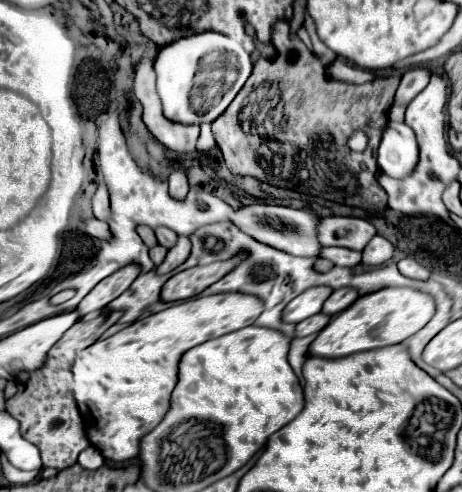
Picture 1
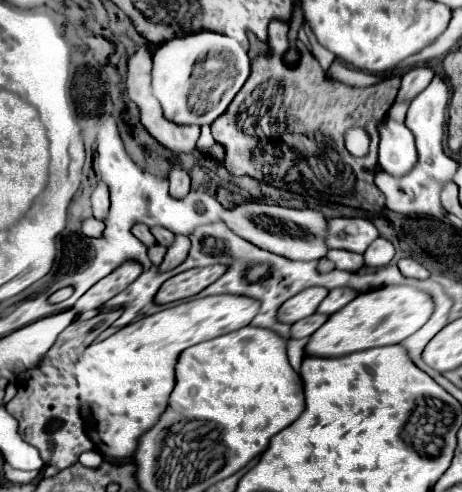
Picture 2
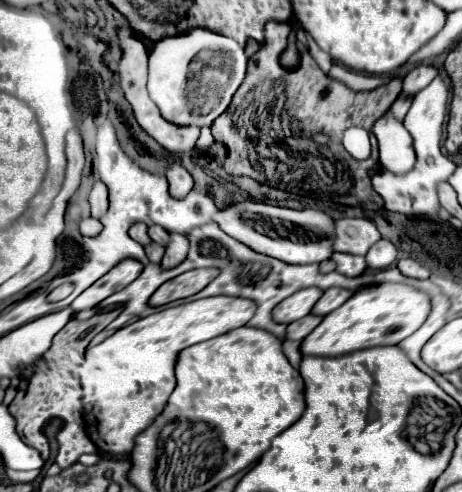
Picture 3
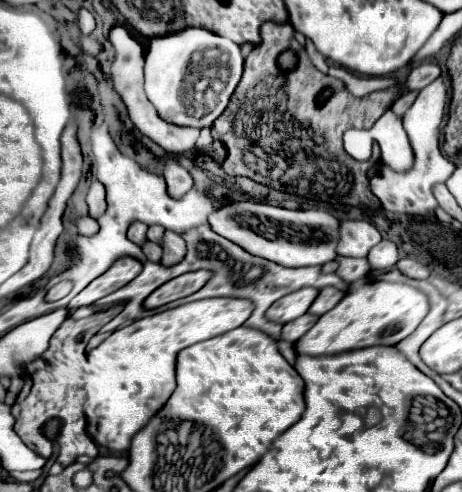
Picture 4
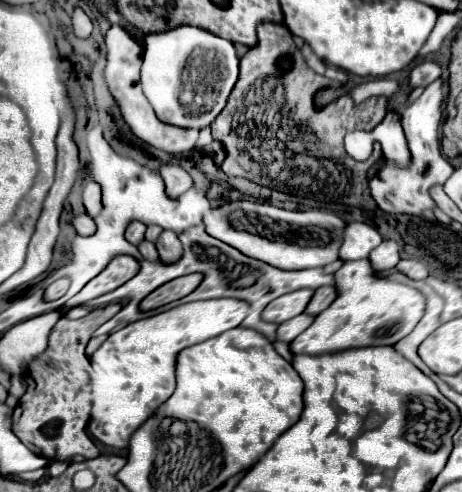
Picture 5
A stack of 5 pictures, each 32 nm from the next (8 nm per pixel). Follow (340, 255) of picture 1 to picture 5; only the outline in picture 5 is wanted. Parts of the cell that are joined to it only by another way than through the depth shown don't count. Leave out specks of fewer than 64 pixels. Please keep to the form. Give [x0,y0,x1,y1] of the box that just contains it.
[290,260,424,354]

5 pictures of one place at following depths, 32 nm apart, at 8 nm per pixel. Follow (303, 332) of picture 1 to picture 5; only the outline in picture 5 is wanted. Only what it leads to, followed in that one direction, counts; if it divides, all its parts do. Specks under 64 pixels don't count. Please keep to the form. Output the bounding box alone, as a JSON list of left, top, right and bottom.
[278,314,314,342]

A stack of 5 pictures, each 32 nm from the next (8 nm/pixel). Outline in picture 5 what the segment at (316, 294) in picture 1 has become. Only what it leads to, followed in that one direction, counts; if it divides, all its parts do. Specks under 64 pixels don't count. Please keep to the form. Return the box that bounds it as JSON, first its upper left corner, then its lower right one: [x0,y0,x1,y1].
[264,288,314,324]

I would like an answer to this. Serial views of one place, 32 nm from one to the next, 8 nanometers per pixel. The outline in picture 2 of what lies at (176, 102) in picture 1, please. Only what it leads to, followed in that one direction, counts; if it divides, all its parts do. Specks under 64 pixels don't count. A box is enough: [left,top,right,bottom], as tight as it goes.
[152,32,250,124]

